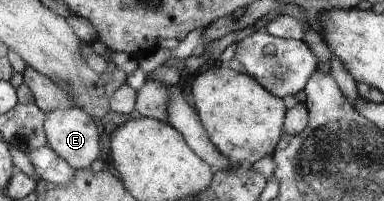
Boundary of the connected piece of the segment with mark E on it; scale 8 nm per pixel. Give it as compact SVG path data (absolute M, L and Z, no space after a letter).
M77 106L53 110L44 121L48 146L74 170L91 167L99 157L99 131L93 119Z

